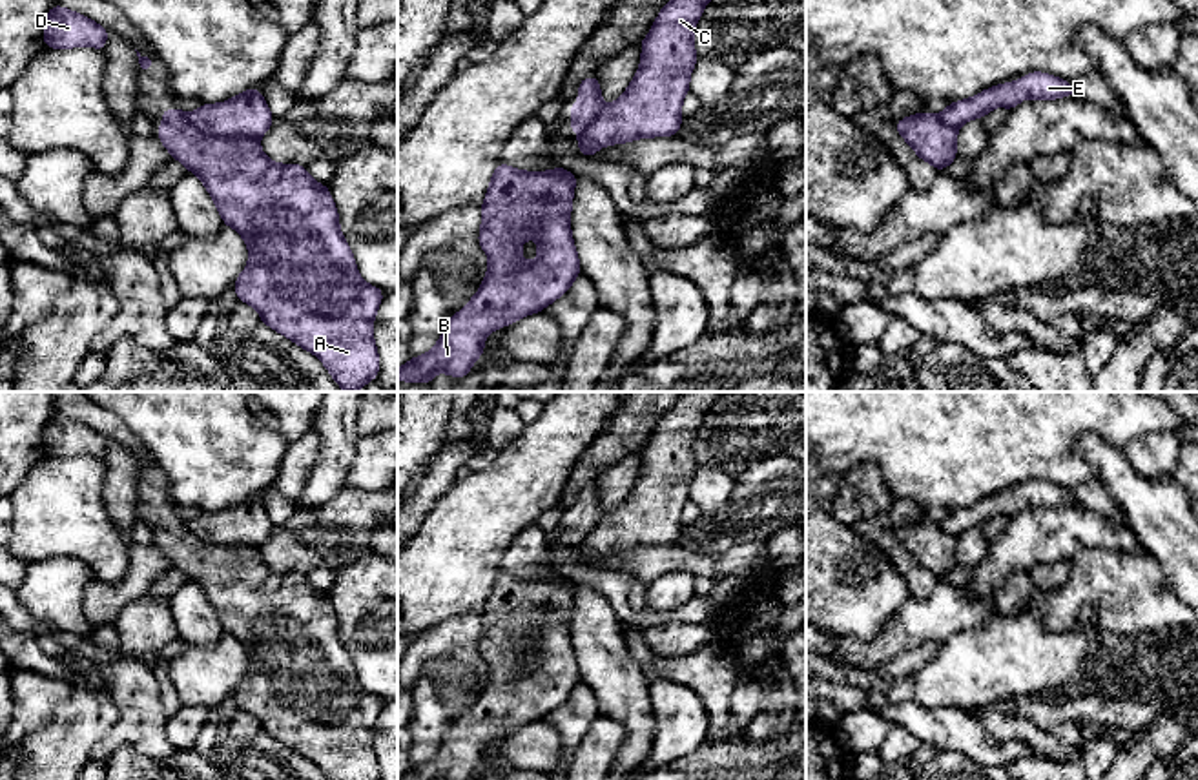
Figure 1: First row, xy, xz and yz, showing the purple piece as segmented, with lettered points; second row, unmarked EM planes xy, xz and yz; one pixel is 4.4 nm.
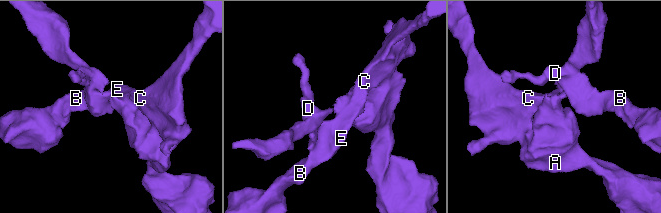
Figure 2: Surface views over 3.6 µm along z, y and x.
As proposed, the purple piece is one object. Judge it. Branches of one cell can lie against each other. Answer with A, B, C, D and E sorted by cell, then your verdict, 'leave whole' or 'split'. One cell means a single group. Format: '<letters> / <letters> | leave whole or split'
A / B C D E | split

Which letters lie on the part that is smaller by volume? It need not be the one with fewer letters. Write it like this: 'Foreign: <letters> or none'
Foreign: A

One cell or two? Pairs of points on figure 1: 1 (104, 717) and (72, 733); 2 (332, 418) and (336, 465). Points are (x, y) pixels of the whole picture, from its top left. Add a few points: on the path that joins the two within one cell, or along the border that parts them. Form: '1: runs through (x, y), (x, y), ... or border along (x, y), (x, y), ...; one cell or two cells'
1: runs through (97, 720), (84, 720), (79, 726); one cell
2: runs through (336, 429), (336, 454); one cell

